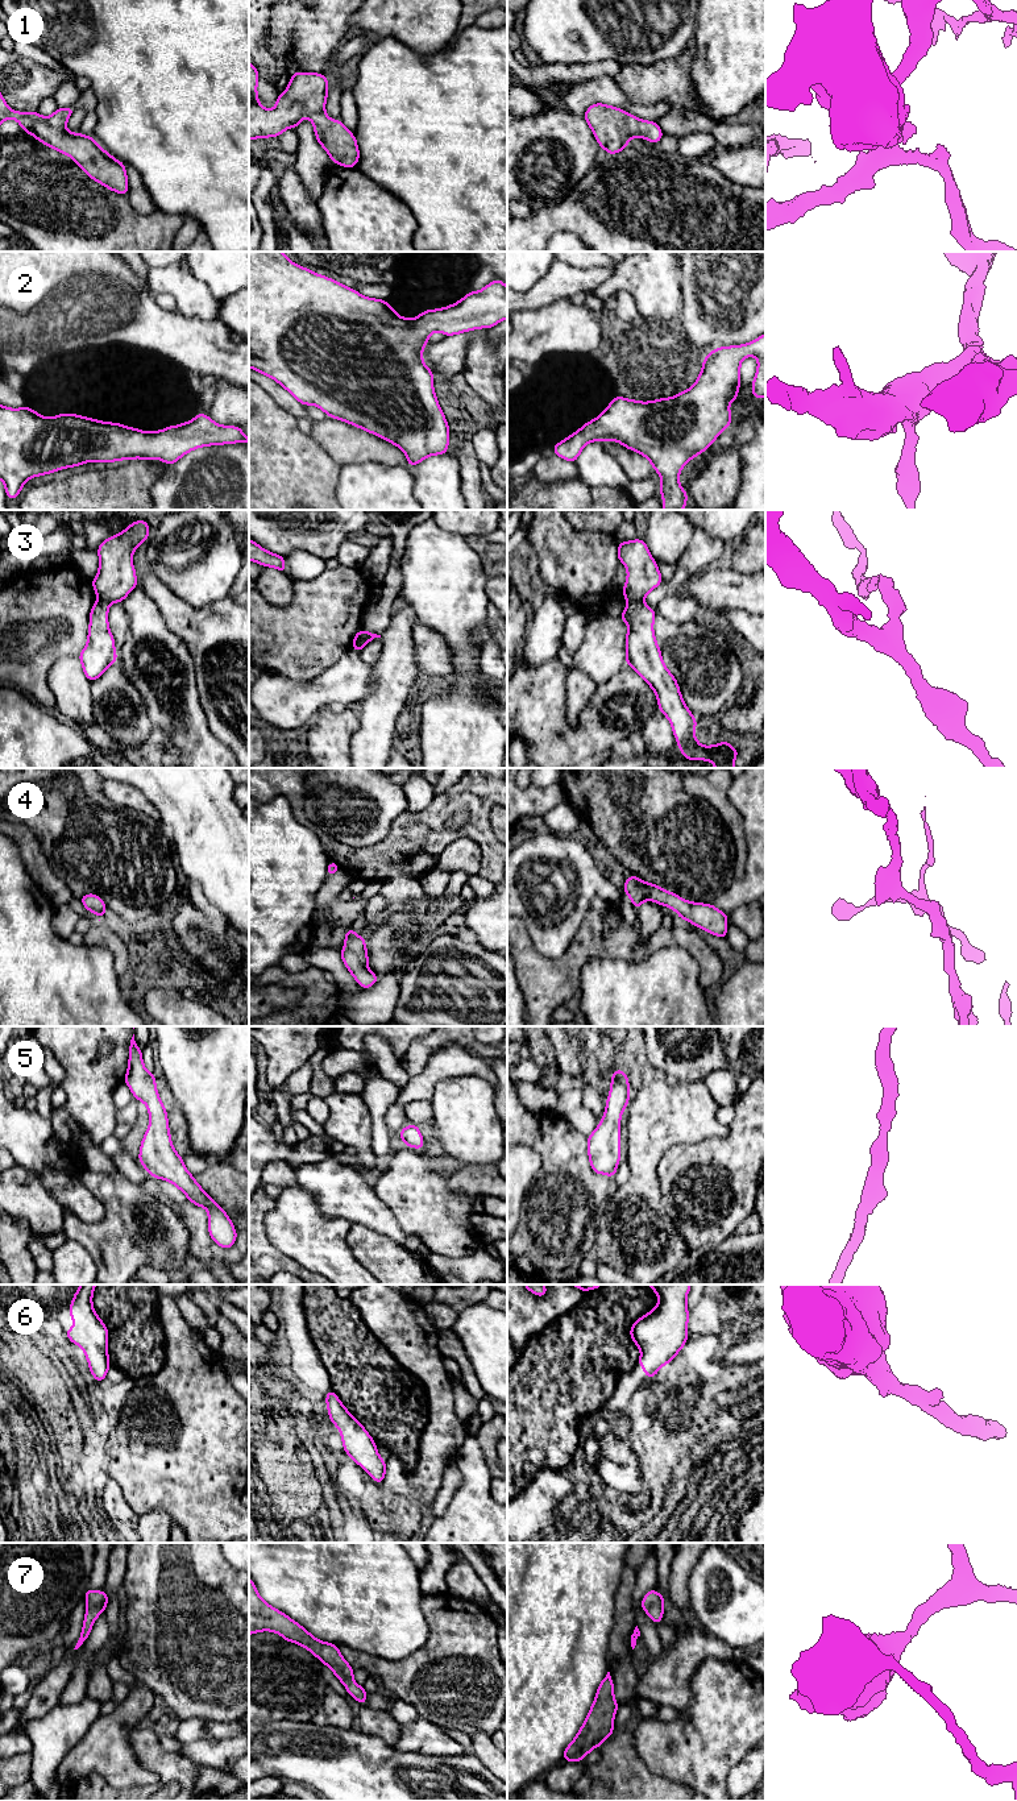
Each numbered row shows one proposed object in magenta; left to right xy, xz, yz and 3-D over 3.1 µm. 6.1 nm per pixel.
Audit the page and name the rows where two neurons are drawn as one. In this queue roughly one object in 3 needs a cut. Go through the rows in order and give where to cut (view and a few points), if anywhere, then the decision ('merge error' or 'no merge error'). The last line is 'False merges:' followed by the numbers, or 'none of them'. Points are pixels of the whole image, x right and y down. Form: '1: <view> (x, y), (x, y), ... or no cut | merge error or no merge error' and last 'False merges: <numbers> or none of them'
1: no cut | no merge error
2: no cut | no merge error
3: yz (642, 600), (631, 600), (629, 602) | merge error
4: no cut | no merge error
5: no cut | no merge error
6: no cut | no merge error
7: no cut | no merge error
False merges: 3

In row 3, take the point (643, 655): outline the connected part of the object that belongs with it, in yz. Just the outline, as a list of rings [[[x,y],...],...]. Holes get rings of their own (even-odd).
[[[630,601],[619,617],[628,624],[626,664],[655,690],[659,710],[669,719],[678,748],[688,760],[707,760],[715,768],[735,768],[739,752],[726,740],[701,746],[694,735],[697,721],[681,697],[674,676],[668,671],[653,634],[656,613],[643,601]]]

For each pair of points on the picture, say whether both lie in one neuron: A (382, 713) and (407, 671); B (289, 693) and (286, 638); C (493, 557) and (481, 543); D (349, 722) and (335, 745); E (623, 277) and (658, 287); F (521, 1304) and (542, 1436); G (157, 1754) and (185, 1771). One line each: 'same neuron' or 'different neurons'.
A: same neuron
B: different neurons
C: same neuron
D: same neuron
E: same neuron
F: different neurons
G: same neuron

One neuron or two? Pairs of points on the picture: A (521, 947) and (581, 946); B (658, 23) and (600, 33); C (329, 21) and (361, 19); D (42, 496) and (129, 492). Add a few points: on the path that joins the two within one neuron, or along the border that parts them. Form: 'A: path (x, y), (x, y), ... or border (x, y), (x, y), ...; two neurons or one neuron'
A: path (535, 962), (538, 965), (563, 965), (567, 961); one neuron
B: path (643, 23), (614, 23); one neuron
C: border (353, 13), (351, 25), (357, 32); two neurons
D: path (63, 496), (108, 496); one neuron

